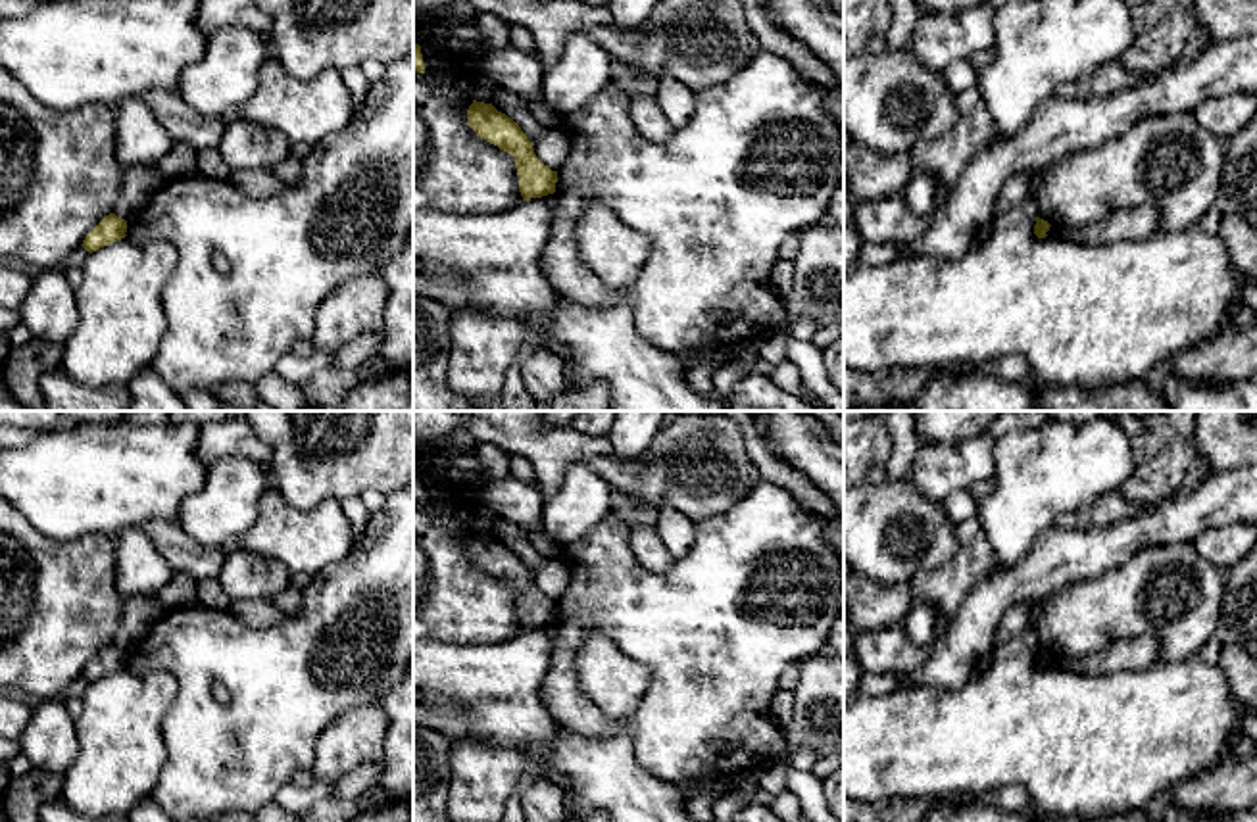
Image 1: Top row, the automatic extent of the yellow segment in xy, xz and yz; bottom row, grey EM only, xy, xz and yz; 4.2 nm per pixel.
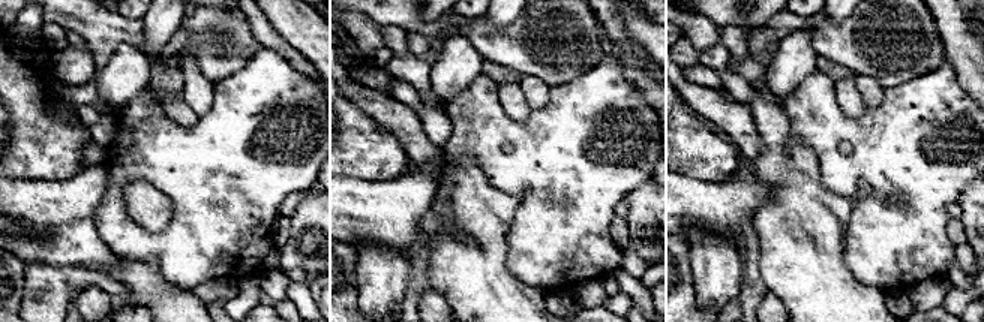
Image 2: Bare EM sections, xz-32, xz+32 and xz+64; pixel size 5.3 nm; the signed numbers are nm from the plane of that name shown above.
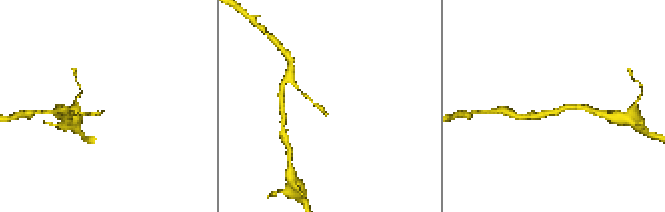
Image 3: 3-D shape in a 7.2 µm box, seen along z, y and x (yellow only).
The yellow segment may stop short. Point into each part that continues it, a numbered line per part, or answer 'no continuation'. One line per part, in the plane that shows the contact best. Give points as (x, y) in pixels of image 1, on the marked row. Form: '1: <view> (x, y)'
no continuation

